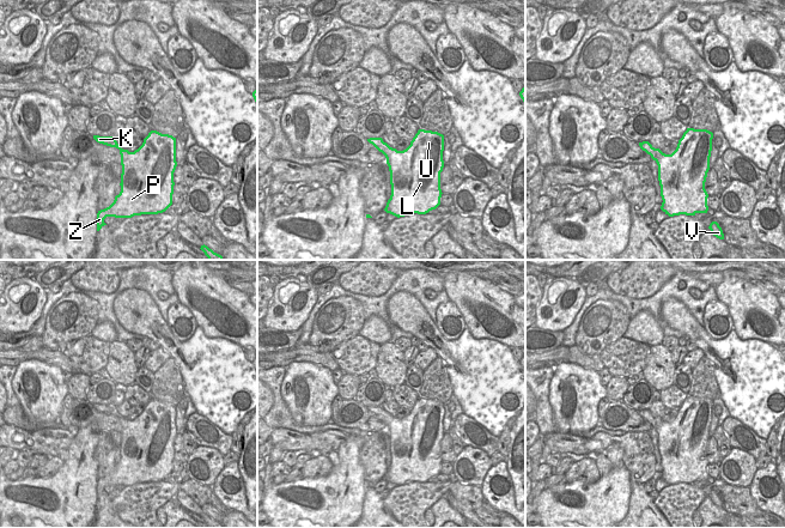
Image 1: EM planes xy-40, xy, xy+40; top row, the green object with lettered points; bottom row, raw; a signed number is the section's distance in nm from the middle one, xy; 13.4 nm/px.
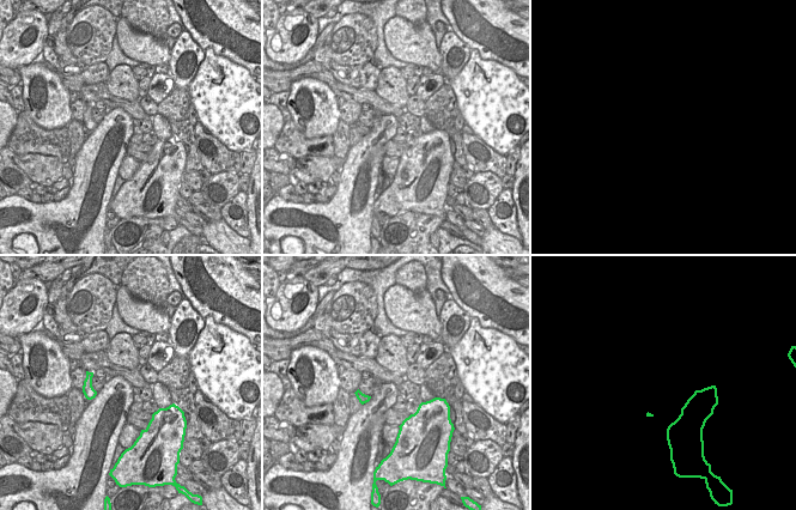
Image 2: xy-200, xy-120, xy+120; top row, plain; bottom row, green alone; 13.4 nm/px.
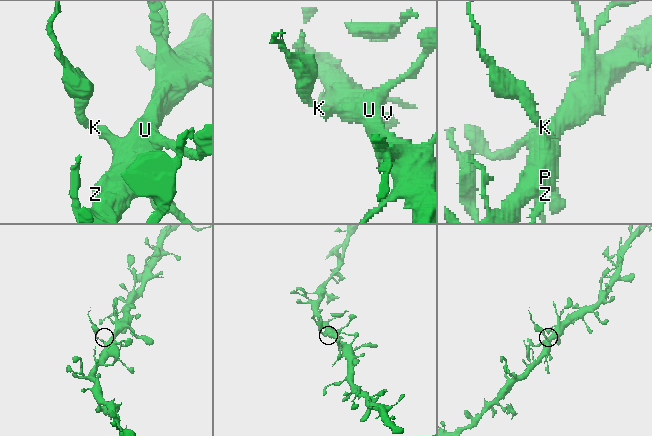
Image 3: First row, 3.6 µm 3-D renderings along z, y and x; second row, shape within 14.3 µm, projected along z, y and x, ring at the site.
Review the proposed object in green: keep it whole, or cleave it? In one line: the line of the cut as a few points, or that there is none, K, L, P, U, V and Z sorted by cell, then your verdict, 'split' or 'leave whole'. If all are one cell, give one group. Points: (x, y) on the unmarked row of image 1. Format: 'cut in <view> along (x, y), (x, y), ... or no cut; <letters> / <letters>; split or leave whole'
cut in xy along (395, 417), (387, 429); K / L P U V Z; split

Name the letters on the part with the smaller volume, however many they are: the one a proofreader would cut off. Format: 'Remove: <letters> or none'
Remove: K

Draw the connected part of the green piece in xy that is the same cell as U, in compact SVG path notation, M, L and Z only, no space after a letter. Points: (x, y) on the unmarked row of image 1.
M419 397L410 413L388 425L391 463L384 479L397 486L426 483L440 473L444 403Z

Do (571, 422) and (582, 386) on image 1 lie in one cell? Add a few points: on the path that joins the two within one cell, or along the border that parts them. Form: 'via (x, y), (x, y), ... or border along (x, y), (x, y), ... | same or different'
via (573, 413), (577, 406), (577, 394) | same

